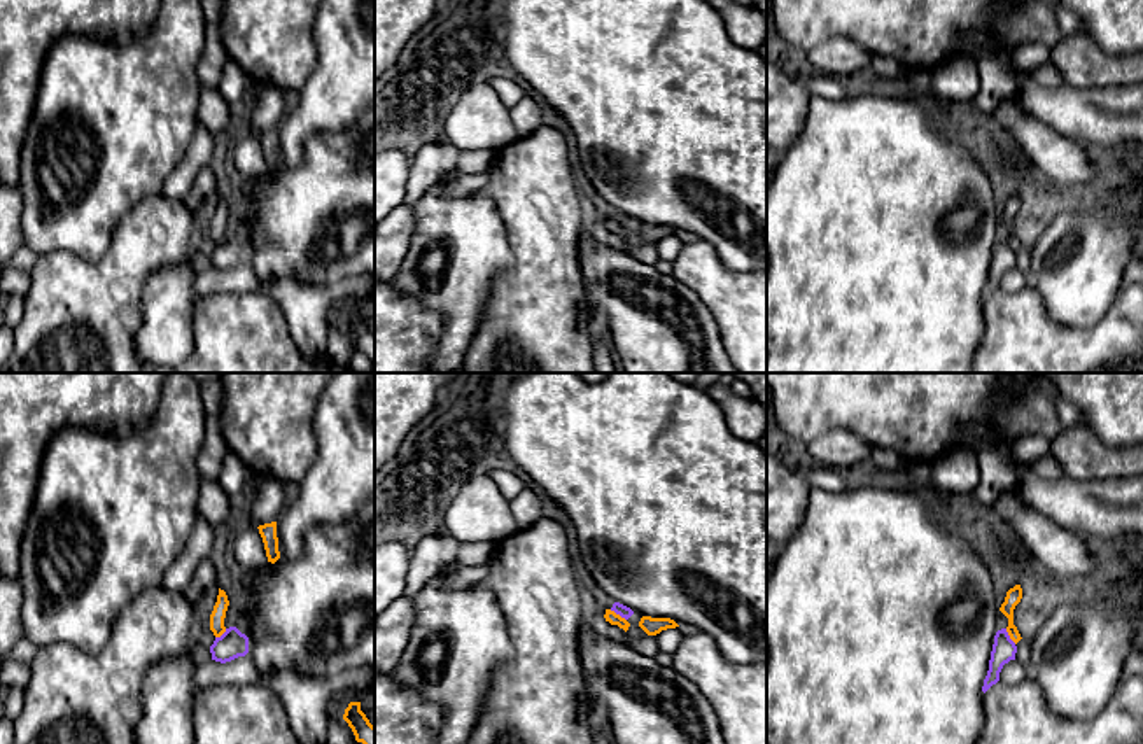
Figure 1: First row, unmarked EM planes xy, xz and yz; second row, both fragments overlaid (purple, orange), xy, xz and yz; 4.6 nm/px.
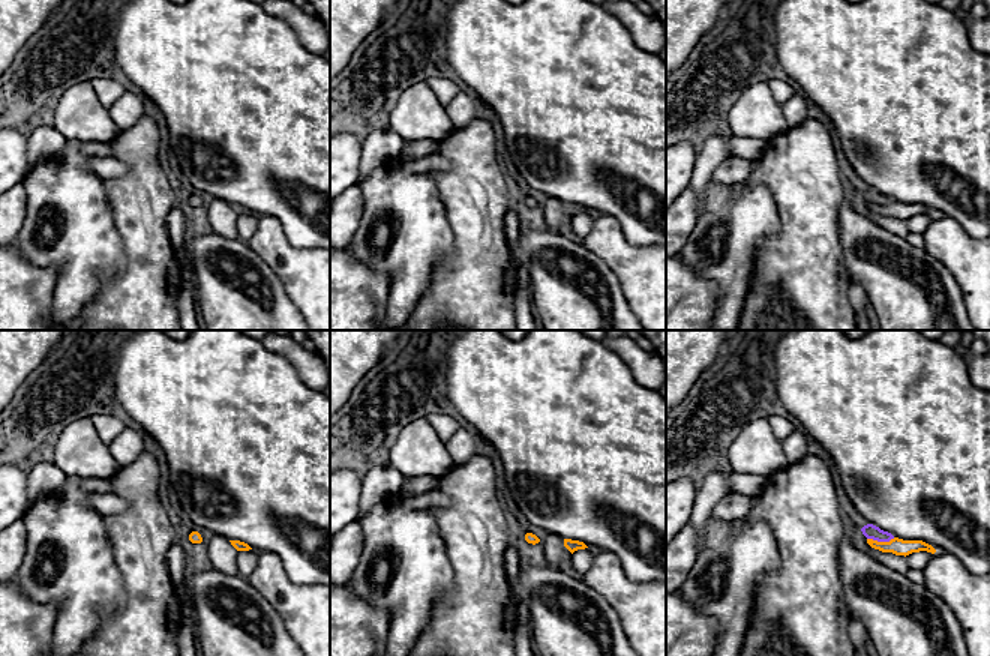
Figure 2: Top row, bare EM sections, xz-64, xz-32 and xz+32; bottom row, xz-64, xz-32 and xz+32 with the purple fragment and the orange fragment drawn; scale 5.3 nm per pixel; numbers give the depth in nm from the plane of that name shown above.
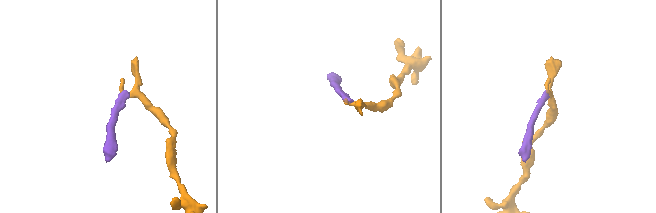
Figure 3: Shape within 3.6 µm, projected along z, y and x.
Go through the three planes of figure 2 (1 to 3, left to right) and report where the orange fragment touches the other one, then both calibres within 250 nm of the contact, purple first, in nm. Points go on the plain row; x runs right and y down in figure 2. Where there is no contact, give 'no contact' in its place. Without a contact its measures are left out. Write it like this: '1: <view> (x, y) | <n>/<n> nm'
1: no contact
2: no contact
3: xz+32 (881, 204) | 80/90 nm

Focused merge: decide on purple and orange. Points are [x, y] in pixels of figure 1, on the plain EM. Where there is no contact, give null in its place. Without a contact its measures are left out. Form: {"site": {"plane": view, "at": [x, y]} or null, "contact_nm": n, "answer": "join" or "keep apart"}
{"site": {"plane": "xz", "at": [618, 221]}, "contact_nm": 90, "answer": "keep apart"}

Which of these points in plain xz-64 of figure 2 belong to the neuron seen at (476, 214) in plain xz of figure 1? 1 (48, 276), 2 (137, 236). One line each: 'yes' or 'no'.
1: no
2: no

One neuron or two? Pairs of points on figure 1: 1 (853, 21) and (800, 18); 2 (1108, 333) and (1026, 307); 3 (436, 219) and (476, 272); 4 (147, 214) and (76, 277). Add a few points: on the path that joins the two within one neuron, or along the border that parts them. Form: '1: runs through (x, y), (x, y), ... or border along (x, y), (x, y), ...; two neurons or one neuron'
1: runs through (841, 18), (813, 18); one neuron
2: runs through (1087, 338), (1056, 338), (1045, 328); one neuron
3: runs through (448, 231), (459, 242), (459, 254), (464, 259); one neuron
4: runs through (140, 235), (97, 277); one neuron

